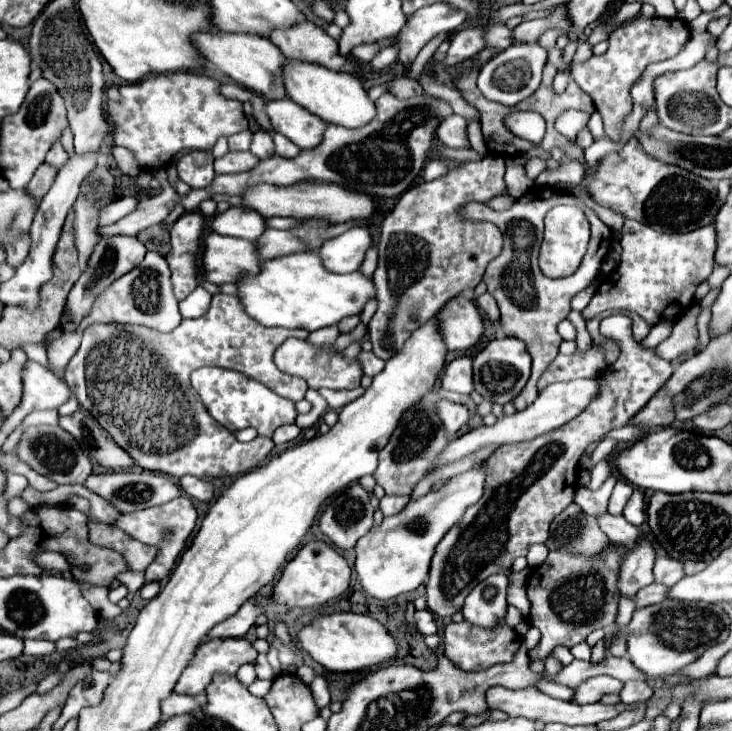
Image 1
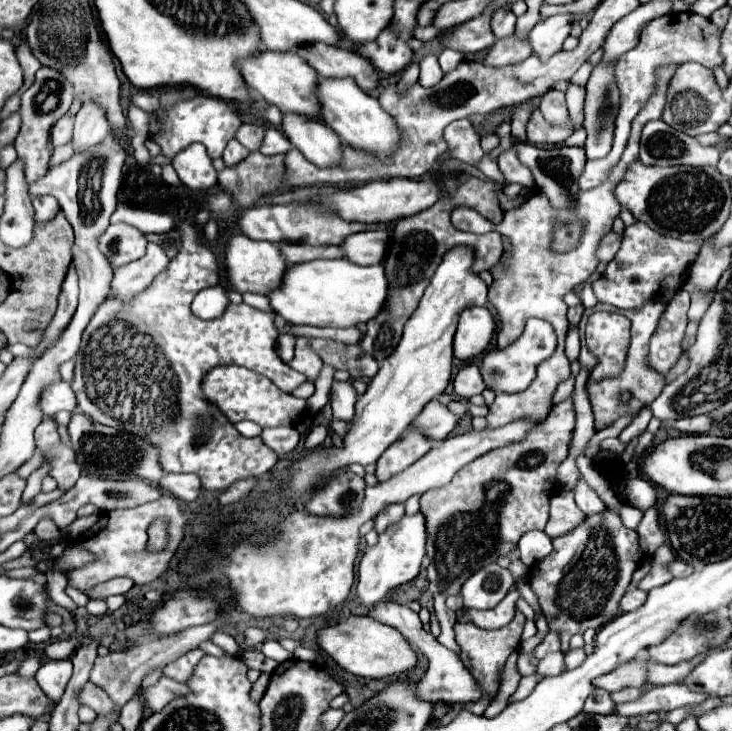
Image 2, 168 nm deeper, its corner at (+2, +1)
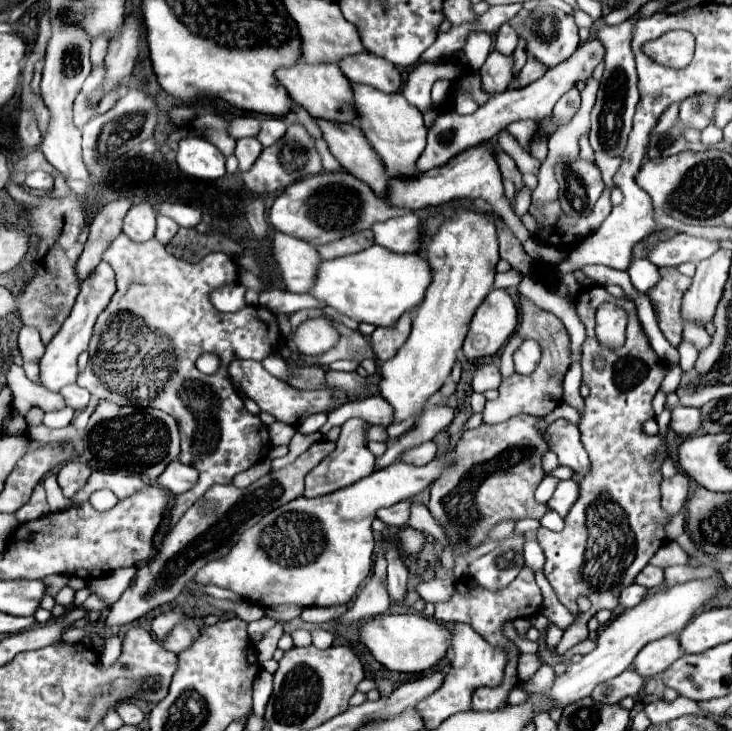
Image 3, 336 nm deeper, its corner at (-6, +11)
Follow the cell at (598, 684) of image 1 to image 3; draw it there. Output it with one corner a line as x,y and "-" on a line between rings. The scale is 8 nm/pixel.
664,636
660,640
654,640
650,644
646,644
638,656
634,658
634,672
638,672
638,676
644,678
652,678
660,672
664,672
666,668
670,668
670,664
674,660
678,660
684,652
680,650
680,644
676,640
676,636

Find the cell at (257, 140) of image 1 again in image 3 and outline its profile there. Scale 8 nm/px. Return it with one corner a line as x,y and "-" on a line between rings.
238,116
230,120
230,136
238,138
246,138
246,136
258,136
258,128
260,128
260,118
254,116

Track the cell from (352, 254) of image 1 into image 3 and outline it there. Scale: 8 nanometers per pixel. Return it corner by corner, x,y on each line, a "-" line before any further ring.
406,212
404,216
378,222
370,230
374,234
374,242
392,252
418,252
420,250
422,220
414,212

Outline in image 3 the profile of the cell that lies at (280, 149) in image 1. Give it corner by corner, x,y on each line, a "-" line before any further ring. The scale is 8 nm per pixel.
264,118
258,140
262,146
276,144
286,134
286,122
282,118

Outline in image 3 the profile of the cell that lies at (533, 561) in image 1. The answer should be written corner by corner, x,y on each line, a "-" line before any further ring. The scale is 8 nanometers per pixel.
554,510
546,512
546,514
544,514
544,518
540,520
540,524
542,524
544,528
552,530
552,532
560,532
560,530
564,528
564,520
562,520
562,518
558,516
558,512
554,512

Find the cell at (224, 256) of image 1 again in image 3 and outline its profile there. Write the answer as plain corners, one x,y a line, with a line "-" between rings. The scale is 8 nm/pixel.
274,232
270,252
278,266
284,288
288,292
298,292
298,294
308,292
310,286
314,284
314,274
320,264
316,248
310,242

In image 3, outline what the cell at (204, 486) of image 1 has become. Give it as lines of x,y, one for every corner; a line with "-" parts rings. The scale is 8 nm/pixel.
174,460
168,464
164,474
158,478
158,484
172,492
172,494
184,494
198,482
198,470
194,466
186,466
180,460

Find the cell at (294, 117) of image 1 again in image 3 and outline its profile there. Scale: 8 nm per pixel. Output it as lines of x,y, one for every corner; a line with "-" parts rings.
316,120
322,130
322,138
328,144
332,156
340,162
344,170
348,170
358,180
366,182
376,196
386,194
386,174
380,156
370,148
362,130
354,124
336,124
328,120

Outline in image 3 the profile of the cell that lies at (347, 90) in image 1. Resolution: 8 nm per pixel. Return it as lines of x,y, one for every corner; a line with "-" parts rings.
352,84
352,94
354,94
354,108
356,108
354,122
360,124
364,136
378,152
378,156
384,160
390,178
416,176
418,174
416,160
426,146
426,132
428,132
420,110
408,104
408,100
400,92
384,94
366,84

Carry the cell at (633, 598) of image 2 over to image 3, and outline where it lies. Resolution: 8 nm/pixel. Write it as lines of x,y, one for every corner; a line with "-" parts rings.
640,584
626,586
626,588
622,590
622,594
620,594
620,604
622,604
624,608
632,608
634,604
638,604
638,602
644,600
646,592
648,592
648,588
644,588
644,586
640,586

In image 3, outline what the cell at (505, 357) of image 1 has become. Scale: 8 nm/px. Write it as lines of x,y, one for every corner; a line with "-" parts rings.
524,340
514,352
514,366
518,374
530,374
542,358
542,348
536,340

